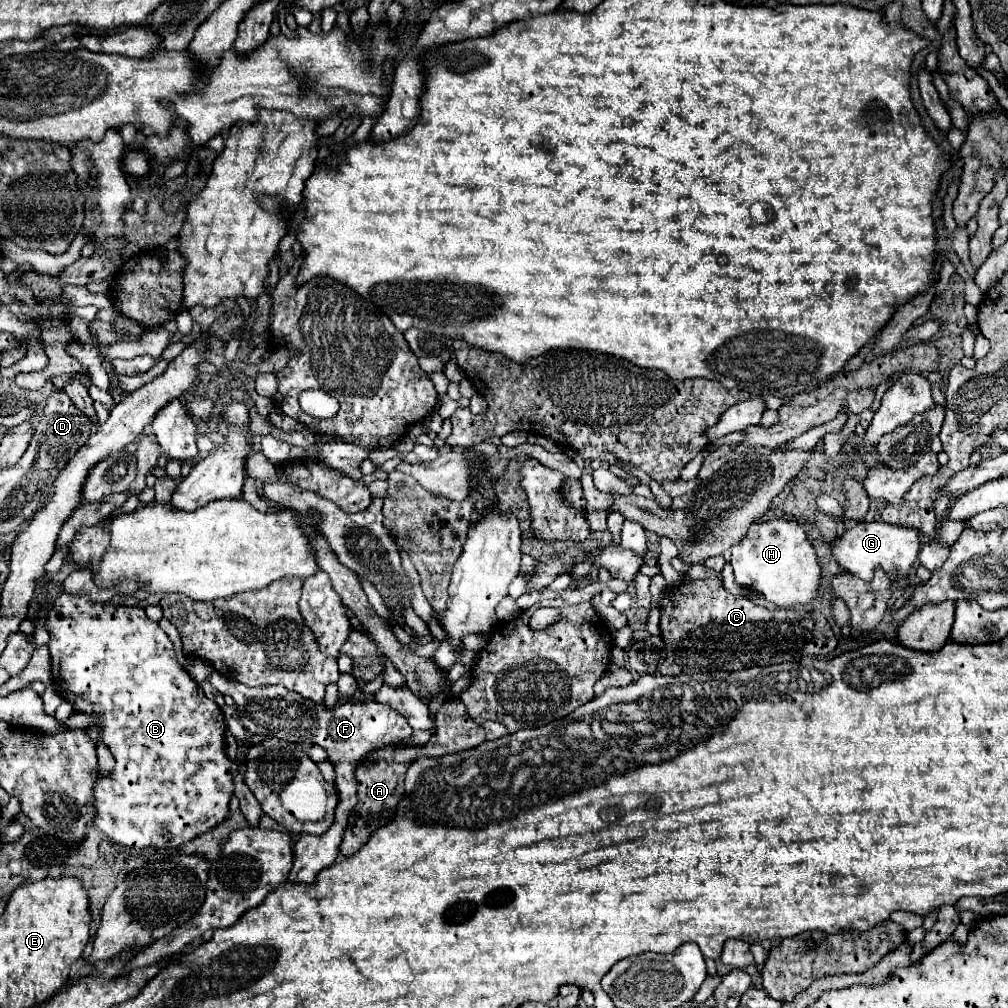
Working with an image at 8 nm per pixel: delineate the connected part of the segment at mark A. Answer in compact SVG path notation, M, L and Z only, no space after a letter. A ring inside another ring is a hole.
M388 745L380 747L372 753L368 753L362 763L356 767L354 777L358 781L358 803L348 815L348 827L344 829L344 837L340 843L340 855L352 855L356 853L364 843L368 843L370 835L384 827L384 823L390 823L396 813L396 805L404 797L404 775L408 771L408 765L422 757L422 747L404 747L404 745ZM372 759L372 771L364 771L364 763Z

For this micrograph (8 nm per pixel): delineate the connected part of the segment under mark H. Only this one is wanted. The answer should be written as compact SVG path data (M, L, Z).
M758 521L748 529L746 537L730 551L730 565L734 567L736 583L762 593L776 607L806 605L818 597L822 567L818 563L816 549L812 547L804 529L796 521Z

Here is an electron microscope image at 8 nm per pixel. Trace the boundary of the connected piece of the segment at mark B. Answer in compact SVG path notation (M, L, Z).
M64 591L60 597L56 597L56 601L52 603L52 607L50 607L48 615L46 615L46 629L50 633L48 649L50 649L52 681L56 685L54 687L56 693L62 695L66 701L70 701L74 705L74 709L80 711L80 713L94 713L94 715L100 715L100 717L110 715L108 725L106 725L106 719L104 719L102 727L88 727L88 735L94 741L98 741L98 737L102 737L104 743L110 747L114 759L116 759L116 767L114 767L114 773L112 773L112 777L116 777L116 779L100 777L96 787L94 787L94 799L96 799L94 825L100 831L104 831L112 841L120 843L120 845L126 845L130 849L146 849L150 845L154 849L162 849L162 847L180 847L180 845L192 841L196 835L202 835L202 833L214 829L218 823L222 823L228 817L228 813L230 813L228 805L230 805L230 799L234 795L234 777L238 773L238 765L232 759L228 759L228 755L226 755L226 745L224 745L226 721L224 721L224 713L214 701L210 701L204 695L202 687L186 671L180 669L180 665L176 661L174 645L168 639L168 635L160 629L160 625L150 621L142 607L114 605L112 601L96 603L96 601L90 599L88 593L66 593Z

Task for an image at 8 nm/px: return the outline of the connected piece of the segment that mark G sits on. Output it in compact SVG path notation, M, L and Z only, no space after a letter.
M860 521L854 527L846 529L836 541L832 543L832 557L836 563L850 575L860 577L864 581L873 578L874 571L878 565L888 573L898 573L898 583L902 577L910 571L912 563L916 561L920 551L920 533L908 527L892 527L884 521Z

